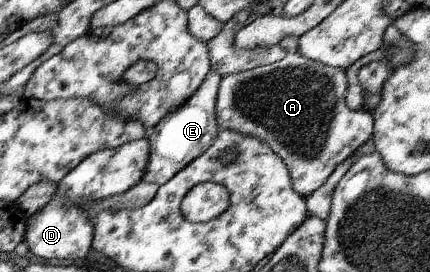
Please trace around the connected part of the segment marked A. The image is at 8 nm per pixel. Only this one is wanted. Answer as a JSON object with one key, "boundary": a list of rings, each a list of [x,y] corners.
{"boundary":[[[297,51],[289,52],[282,60],[238,74],[230,74],[221,80],[216,103],[219,128],[238,132],[242,136],[252,136],[269,144],[290,170],[294,190],[306,199],[331,178],[336,167],[346,162],[374,135],[375,120],[372,112],[352,109],[347,104],[347,92],[346,70],[308,59]]]}

